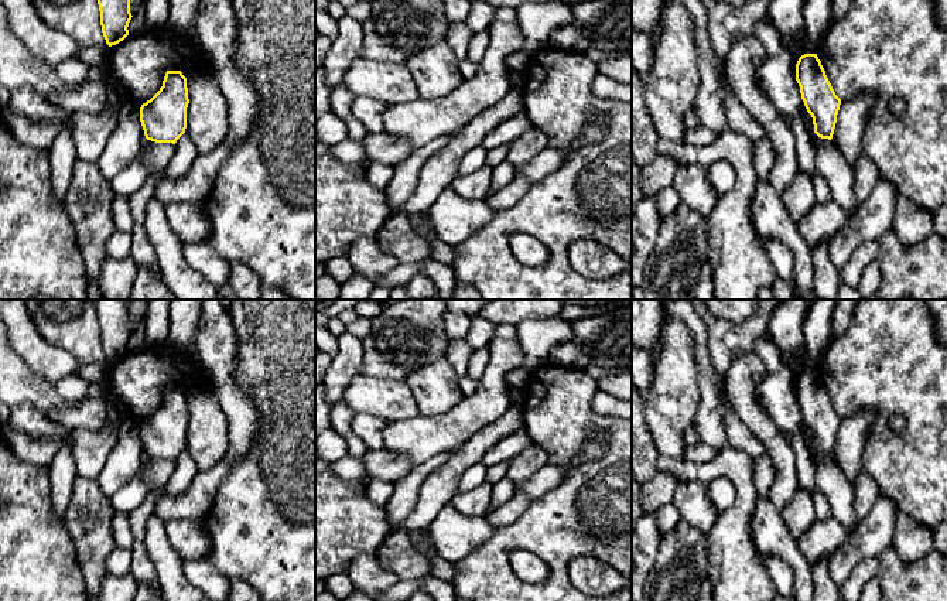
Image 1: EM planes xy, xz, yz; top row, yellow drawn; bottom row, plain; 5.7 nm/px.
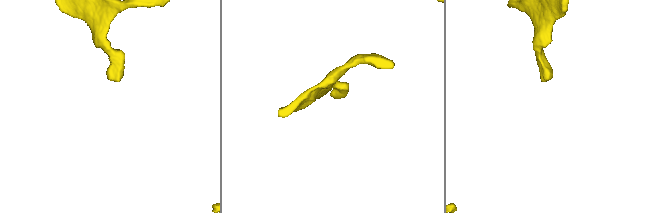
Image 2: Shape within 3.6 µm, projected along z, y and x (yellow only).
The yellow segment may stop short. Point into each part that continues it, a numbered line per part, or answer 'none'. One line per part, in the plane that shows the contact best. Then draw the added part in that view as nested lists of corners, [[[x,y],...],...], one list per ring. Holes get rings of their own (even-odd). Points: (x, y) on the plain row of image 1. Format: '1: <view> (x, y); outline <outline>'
none

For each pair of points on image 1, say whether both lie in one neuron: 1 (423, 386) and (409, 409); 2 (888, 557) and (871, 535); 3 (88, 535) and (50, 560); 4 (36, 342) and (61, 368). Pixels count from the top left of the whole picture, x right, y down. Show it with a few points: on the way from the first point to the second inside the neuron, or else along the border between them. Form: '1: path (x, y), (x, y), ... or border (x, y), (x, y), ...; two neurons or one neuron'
1: border (403, 381), (420, 415); two neurons
2: border (891, 543), (878, 556); two neurons
3: border (62, 523), (84, 577); two neurons
4: path (41, 348), (55, 362); one neuron

